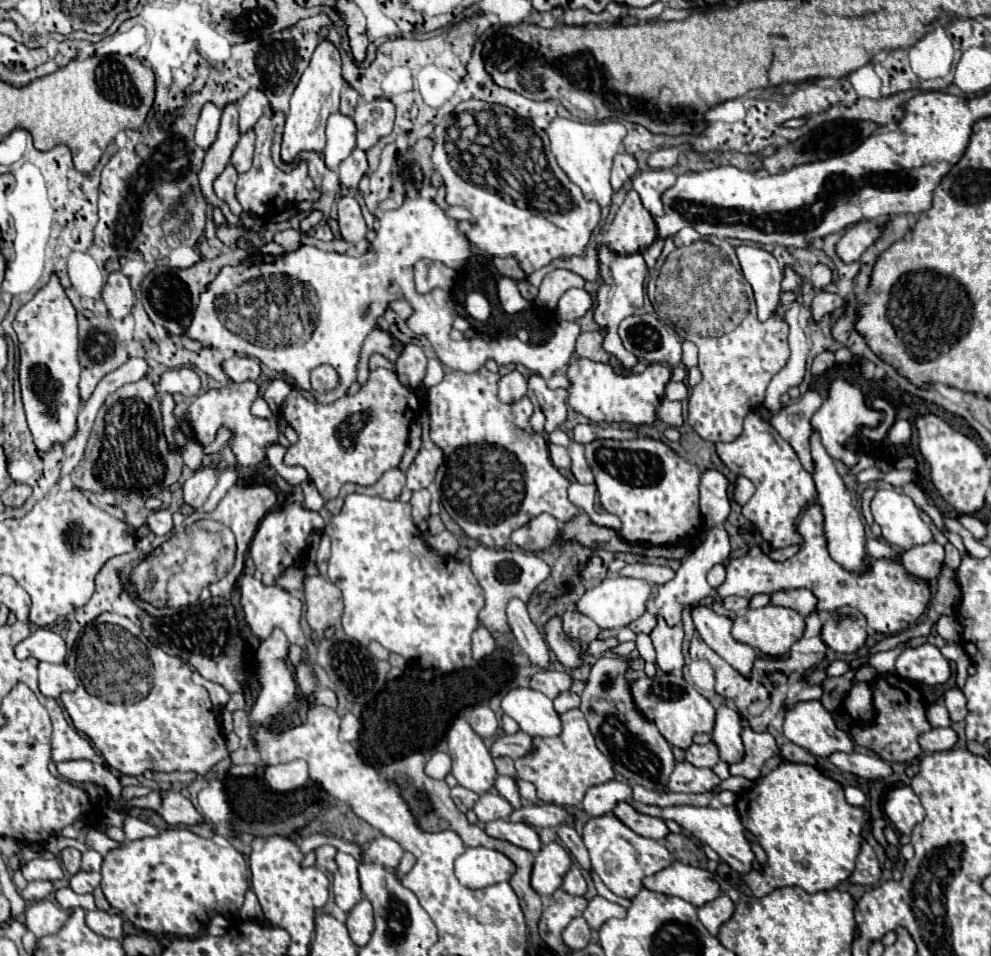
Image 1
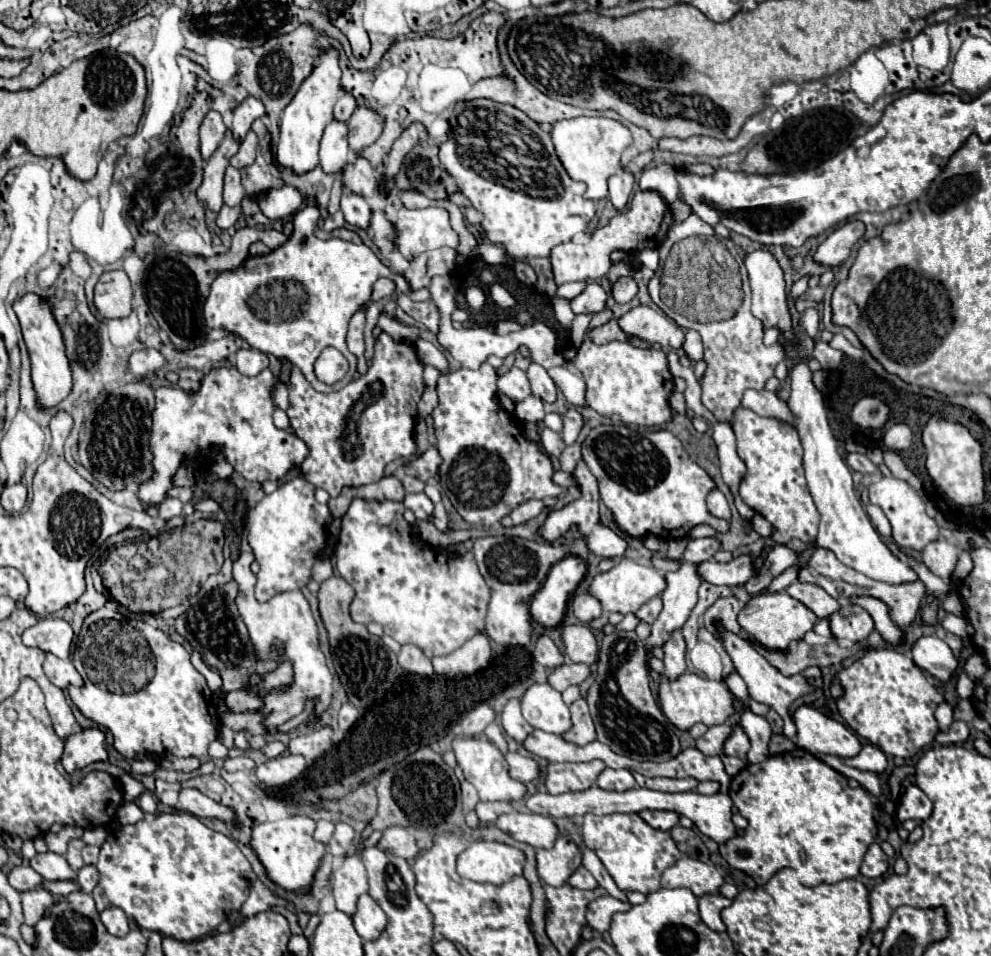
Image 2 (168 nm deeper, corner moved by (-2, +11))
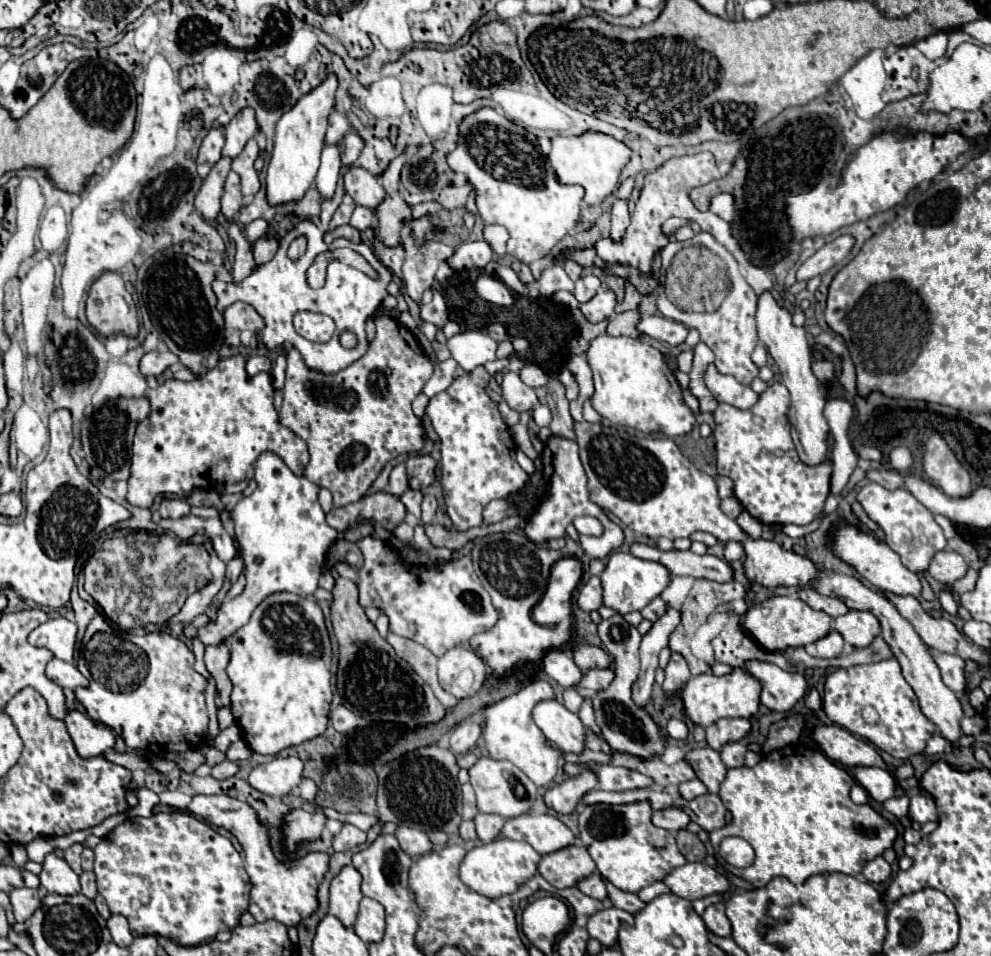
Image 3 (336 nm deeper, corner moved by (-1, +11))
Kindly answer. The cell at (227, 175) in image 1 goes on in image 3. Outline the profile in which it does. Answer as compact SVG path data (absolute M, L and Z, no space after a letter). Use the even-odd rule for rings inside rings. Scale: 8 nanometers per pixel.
M231 171L227 181L225 181L225 193L221 197L221 213L229 223L237 217L239 209L243 207L243 201L245 199L243 199L243 193L239 189L239 175L235 171Z

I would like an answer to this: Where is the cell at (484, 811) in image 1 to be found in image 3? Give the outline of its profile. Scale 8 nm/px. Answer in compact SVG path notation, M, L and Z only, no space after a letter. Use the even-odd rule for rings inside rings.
M477 813L475 817L475 827L477 827L477 837L481 839L481 843L491 843L499 837L501 827L503 827L505 819L499 815L485 815L485 813Z

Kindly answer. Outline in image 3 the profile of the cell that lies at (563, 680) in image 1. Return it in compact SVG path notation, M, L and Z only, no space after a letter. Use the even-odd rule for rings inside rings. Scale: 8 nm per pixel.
M591 669L583 673L581 685L579 685L579 693L583 697L593 697L595 693L603 691L603 687L609 687L611 679L615 679L615 671L613 669Z

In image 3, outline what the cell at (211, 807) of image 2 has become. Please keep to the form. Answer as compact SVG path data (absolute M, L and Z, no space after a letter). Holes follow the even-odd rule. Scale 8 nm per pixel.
M195 795L189 811L197 817L203 817L207 823L213 823L215 827L223 827L231 831L243 851L245 851L245 865L247 873L251 877L251 901L249 901L249 913L255 917L255 921L267 921L275 919L287 927L299 925L299 921L313 915L319 907L317 901L317 887L323 879L323 875L329 869L329 855L323 851L311 851L297 859L279 861L271 849L269 843L269 829L259 821L257 811L241 803L237 799L231 799L229 795Z

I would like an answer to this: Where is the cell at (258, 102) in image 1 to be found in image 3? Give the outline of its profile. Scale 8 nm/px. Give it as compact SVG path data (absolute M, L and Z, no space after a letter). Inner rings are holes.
M245 107L241 109L225 129L225 147L223 147L223 157L237 157L245 143L257 133L257 121L255 121L255 111Z

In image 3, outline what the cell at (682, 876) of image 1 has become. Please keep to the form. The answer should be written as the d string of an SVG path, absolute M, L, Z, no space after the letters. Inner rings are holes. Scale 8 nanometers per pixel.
M685 863L683 867L677 867L671 871L663 883L679 897L687 901L695 901L713 893L727 893L729 881L719 875L715 869L711 869L707 863Z

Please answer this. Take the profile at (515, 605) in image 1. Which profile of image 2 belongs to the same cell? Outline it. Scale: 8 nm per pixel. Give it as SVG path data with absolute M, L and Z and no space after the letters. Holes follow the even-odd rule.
M540 635L536 639L536 645L534 645L532 655L534 655L534 659L538 663L542 663L548 669L554 669L554 667L558 667L558 665L564 663L564 657L560 655L558 647L554 645L554 641L548 635Z

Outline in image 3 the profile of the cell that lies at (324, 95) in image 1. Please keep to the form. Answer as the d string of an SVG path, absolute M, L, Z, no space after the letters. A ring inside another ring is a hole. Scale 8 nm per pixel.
M329 75L319 87L315 87L311 93L303 95L293 109L289 109L277 123L275 141L273 141L273 153L267 167L265 177L265 191L267 191L267 203L277 207L285 205L289 201L299 201L315 185L315 175L319 169L319 155L323 149L323 139L327 131L327 119L333 111L333 97L337 89L337 77Z

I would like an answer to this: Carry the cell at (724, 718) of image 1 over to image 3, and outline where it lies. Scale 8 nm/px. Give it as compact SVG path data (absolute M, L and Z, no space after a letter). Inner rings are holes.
M727 743L721 749L721 761L727 767L743 767L745 753L747 753L747 747L743 743Z

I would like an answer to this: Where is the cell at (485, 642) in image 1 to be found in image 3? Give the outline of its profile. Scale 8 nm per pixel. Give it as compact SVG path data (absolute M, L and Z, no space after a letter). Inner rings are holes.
M453 647L439 659L439 683L457 699L475 695L485 681L485 671L481 657L467 647Z

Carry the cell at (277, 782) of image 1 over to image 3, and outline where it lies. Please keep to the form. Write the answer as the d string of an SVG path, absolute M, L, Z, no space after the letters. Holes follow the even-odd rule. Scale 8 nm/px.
M273 757L271 761L257 765L249 775L249 785L271 797L285 797L299 785L303 763L299 757Z

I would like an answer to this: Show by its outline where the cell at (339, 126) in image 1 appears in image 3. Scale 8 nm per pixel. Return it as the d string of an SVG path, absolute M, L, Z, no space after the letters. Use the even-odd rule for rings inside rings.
M325 145L321 151L321 167L319 167L317 179L315 179L315 189L319 191L321 201L333 197L339 173L341 173L339 147L337 145Z

